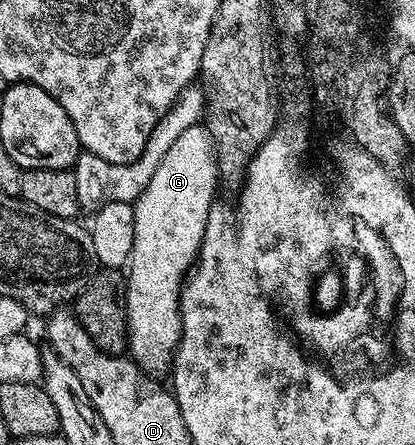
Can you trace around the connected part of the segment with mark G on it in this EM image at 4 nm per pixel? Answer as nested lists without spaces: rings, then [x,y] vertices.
[[[204,123],[187,126],[171,150],[167,150],[163,162],[151,182],[139,194],[133,204],[135,214],[135,246],[129,255],[127,279],[125,282],[125,322],[127,325],[127,352],[131,359],[146,374],[170,371],[173,355],[177,353],[177,343],[181,340],[181,286],[187,273],[192,269],[197,253],[201,251],[201,240],[205,236],[205,227],[209,221],[209,210],[214,207],[213,195],[219,189],[217,158],[213,150],[213,139]]]

